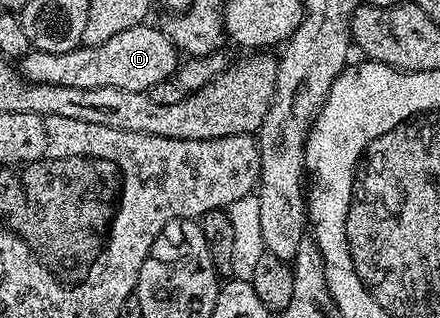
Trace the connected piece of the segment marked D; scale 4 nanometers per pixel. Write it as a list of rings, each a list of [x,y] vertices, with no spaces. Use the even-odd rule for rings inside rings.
[[[144,22],[121,34],[113,34],[109,42],[83,44],[65,54],[49,54],[32,50],[18,61],[17,67],[25,80],[33,84],[81,86],[82,89],[116,88],[150,93],[157,82],[174,77],[181,63],[181,53],[162,27],[150,28]]]

